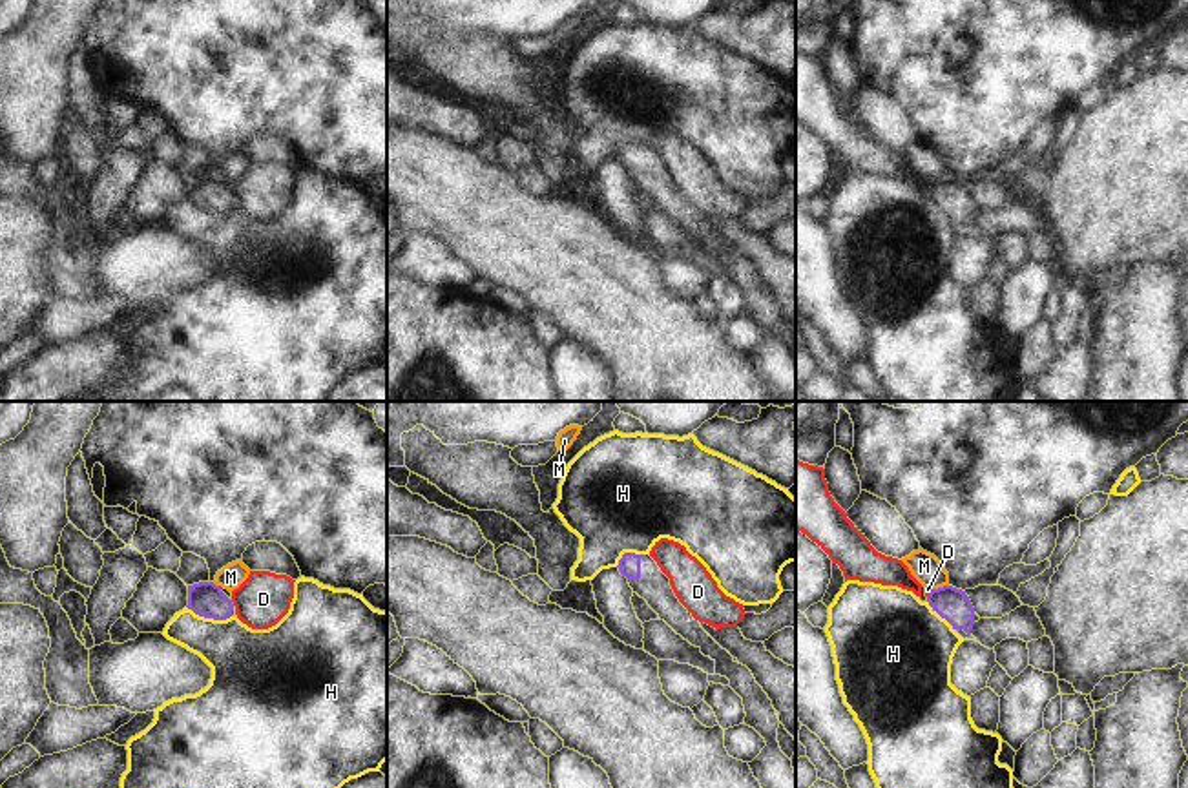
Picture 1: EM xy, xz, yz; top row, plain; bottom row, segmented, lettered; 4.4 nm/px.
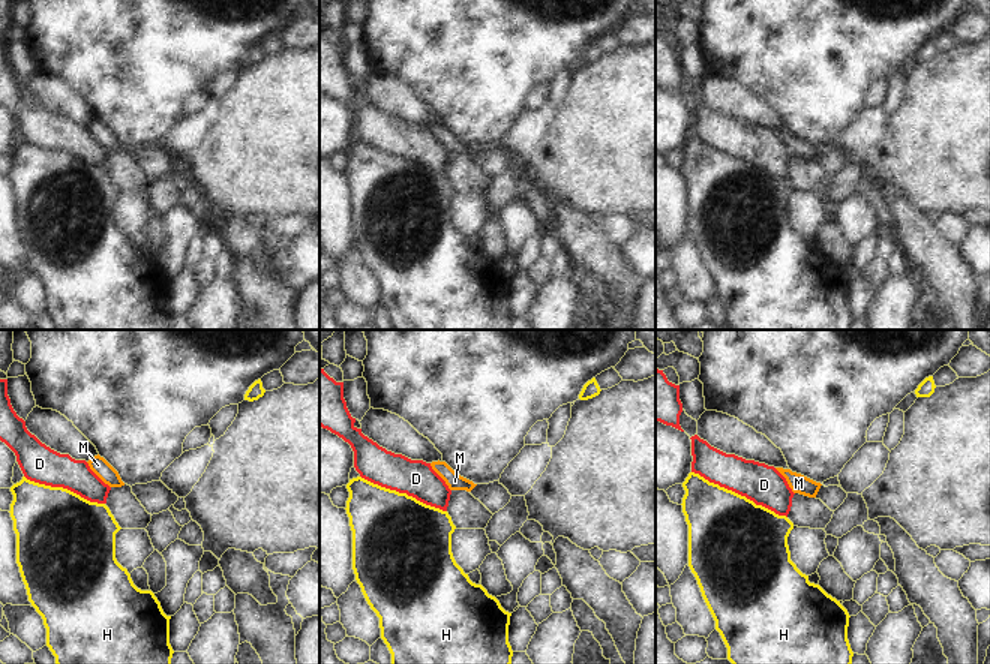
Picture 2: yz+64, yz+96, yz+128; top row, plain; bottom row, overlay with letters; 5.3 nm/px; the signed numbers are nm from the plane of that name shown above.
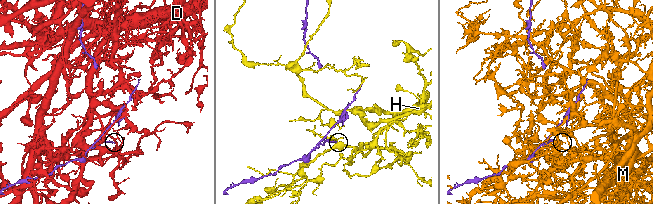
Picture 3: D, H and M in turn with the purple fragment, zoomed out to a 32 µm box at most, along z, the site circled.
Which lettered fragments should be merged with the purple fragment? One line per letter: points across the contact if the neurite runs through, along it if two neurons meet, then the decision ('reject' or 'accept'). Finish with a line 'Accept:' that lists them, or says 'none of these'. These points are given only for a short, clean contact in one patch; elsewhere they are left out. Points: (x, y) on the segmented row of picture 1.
D: along yz (933, 590), (927, 597) | reject
H: along xy (187, 606), (205, 617), (230, 617) | reject
M: reject
Accept: none of these

